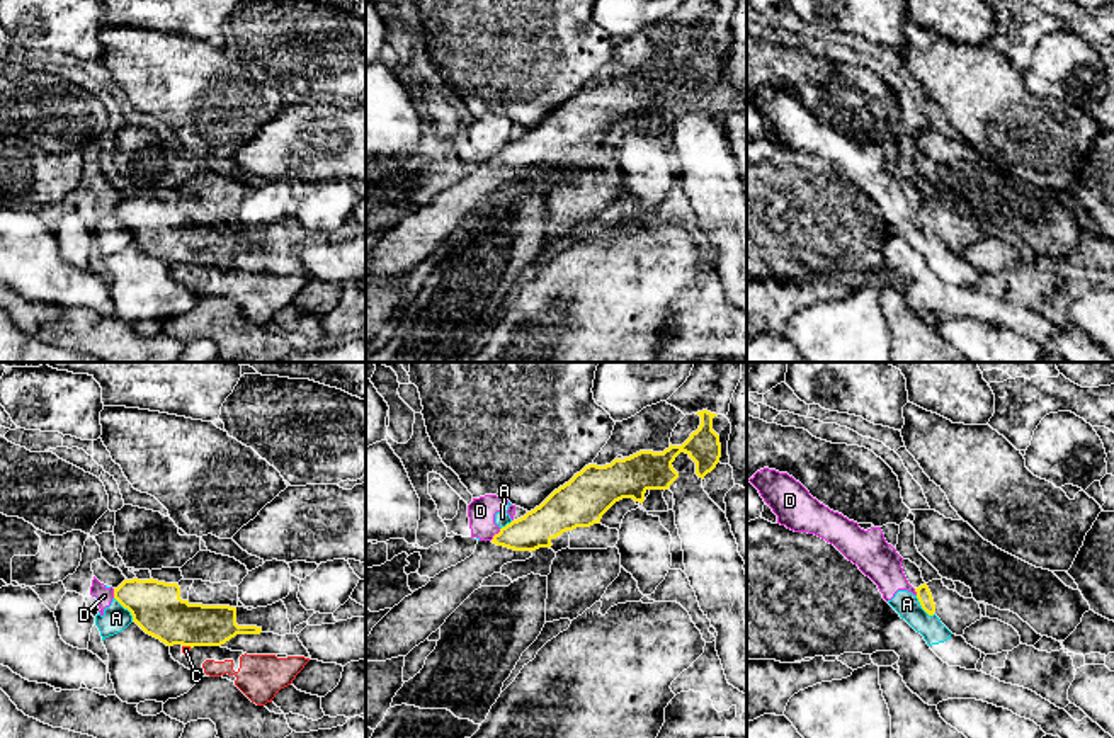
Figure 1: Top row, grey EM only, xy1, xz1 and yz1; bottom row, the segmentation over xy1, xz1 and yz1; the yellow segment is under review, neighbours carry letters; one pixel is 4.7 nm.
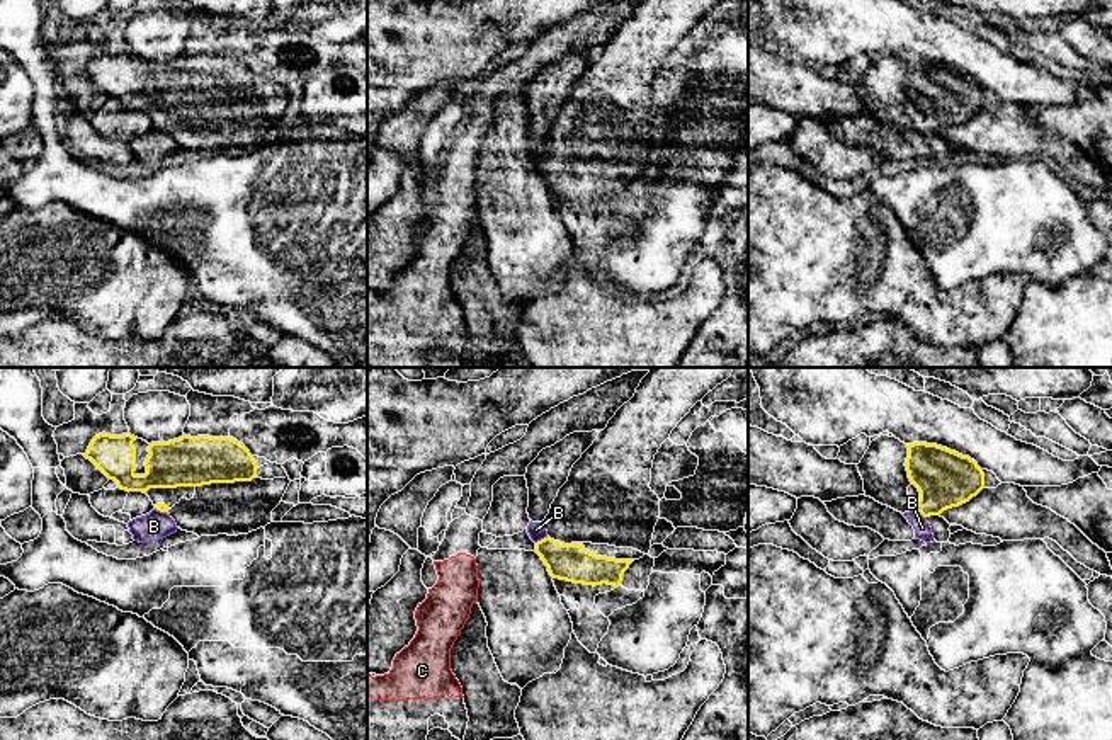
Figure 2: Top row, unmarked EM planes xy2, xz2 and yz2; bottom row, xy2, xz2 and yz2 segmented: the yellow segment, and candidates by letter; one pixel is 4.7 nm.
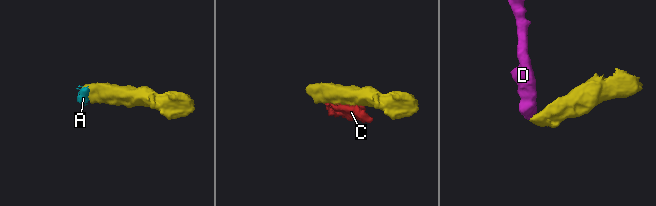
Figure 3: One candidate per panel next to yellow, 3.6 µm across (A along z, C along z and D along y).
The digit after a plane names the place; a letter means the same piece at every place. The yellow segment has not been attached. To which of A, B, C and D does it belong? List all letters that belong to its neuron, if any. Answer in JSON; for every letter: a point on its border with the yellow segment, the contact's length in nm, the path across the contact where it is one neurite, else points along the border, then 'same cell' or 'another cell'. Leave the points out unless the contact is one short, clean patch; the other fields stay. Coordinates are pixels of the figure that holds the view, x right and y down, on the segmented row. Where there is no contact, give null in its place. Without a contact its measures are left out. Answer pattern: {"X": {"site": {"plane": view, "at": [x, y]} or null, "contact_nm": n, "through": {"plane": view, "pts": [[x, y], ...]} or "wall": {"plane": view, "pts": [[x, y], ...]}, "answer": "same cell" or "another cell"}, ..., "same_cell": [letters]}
{"A": {"site": {"plane": "xy1", "at": [126, 607]}, "contact_nm": 150, "wall": {"plane": "xy1", "pts": [[114, 597], [130, 613], [133, 621]]}, "answer": "another cell"}, "B": {"site": {"plane": "xz2", "at": [541, 540]}, "contact_nm": 70, "wall": {"plane": "xz2", "pts": [[548, 536], [536, 543]]}, "answer": "another cell"}, "C": {"site": {"plane": "xy1", "at": [187, 645]}, "contact_nm": 50, "answer": "another cell"}, "D": {"site": {"plane": "xz1", "at": [495, 534]}, "contact_nm": 80, "wall": {"plane": "xz1", "pts": [[500, 529], [490, 539]]}, "answer": "another cell"}, "same_cell": []}

